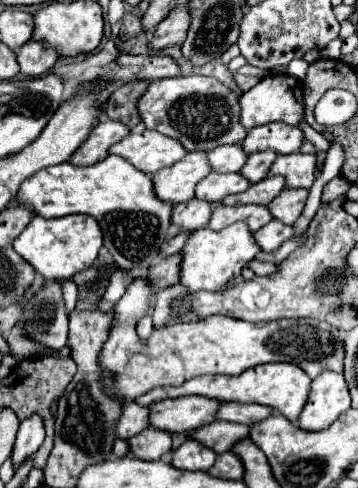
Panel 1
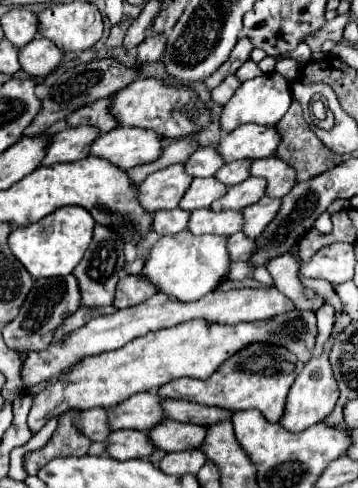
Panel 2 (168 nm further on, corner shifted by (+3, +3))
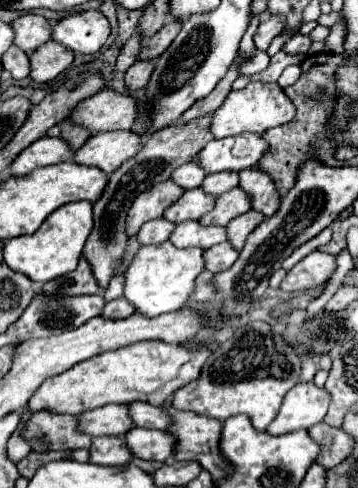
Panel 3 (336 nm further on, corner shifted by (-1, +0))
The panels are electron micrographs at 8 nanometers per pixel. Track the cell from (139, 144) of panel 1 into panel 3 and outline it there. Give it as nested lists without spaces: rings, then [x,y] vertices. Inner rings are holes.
[[[100,132],[86,140],[86,144],[76,152],[74,160],[112,174],[116,168],[120,168],[120,164],[128,162],[130,156],[136,156],[142,146],[142,136],[136,132]]]

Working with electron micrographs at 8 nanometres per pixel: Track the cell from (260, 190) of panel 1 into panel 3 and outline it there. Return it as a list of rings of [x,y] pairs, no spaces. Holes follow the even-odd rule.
[[[234,188],[234,190],[228,190],[228,192],[220,194],[216,198],[214,210],[204,214],[200,218],[200,222],[206,224],[206,226],[210,226],[210,224],[226,226],[232,218],[236,218],[236,216],[240,216],[242,212],[248,212],[248,210],[250,210],[248,194],[242,188]]]

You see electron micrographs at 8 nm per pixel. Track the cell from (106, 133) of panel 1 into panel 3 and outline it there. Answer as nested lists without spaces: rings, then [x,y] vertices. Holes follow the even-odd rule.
[[[44,136],[36,140],[30,148],[26,148],[10,166],[12,176],[24,176],[30,174],[36,168],[44,168],[50,164],[60,164],[60,162],[70,162],[76,150],[68,148],[64,140],[60,138],[50,138]]]

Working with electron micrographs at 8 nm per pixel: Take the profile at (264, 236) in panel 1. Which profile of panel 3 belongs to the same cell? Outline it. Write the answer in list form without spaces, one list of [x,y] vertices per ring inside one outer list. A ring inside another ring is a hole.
[[[222,242],[216,244],[212,248],[208,248],[204,252],[204,260],[206,260],[206,270],[210,272],[224,272],[228,268],[232,268],[232,264],[238,260],[238,250],[232,248],[232,244]]]

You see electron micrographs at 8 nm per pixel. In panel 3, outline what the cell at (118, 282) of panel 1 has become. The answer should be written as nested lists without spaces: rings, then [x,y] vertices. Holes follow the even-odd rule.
[[[172,178],[144,190],[132,202],[132,206],[128,210],[128,218],[126,218],[128,236],[136,236],[136,232],[142,228],[142,224],[146,224],[148,220],[160,218],[164,214],[164,210],[170,208],[170,204],[180,200],[182,194],[184,194],[184,190],[178,188]]]

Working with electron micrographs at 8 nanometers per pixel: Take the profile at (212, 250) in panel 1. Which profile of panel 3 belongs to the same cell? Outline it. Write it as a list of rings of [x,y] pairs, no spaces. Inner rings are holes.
[[[164,242],[158,246],[142,246],[128,270],[124,272],[124,298],[146,316],[176,312],[190,300],[196,288],[196,278],[204,270],[204,248],[176,248],[172,242]]]

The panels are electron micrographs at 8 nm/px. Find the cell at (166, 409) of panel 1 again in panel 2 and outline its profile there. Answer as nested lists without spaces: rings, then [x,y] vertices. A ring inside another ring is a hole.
[[[136,393],[128,397],[128,401],[108,409],[108,427],[112,429],[136,429],[148,431],[152,425],[164,419],[160,413],[160,395],[154,393]]]

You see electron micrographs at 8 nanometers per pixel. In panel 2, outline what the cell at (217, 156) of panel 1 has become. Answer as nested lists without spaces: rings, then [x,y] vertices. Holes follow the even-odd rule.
[[[200,147],[186,161],[184,169],[192,177],[212,177],[216,169],[220,169],[220,165],[224,165],[224,161],[220,161],[220,155],[216,153],[214,147]]]

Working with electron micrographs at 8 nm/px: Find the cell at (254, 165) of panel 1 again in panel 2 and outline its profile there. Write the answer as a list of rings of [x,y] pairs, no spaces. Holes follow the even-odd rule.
[[[234,161],[234,163],[228,163],[228,165],[222,165],[214,179],[218,179],[220,183],[224,183],[226,187],[232,187],[244,179],[248,179],[248,165],[252,161]]]

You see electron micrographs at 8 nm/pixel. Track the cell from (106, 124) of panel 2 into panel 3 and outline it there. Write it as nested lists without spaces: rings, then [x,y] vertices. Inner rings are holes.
[[[64,120],[64,122],[56,124],[56,126],[52,126],[46,134],[64,138],[74,150],[80,148],[80,144],[84,144],[84,140],[88,140],[88,138],[92,136],[92,132],[88,132],[82,124],[76,124],[76,122],[72,122],[72,120]]]

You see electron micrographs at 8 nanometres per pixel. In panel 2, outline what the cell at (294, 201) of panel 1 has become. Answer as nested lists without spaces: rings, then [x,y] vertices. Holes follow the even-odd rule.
[[[262,197],[254,205],[248,205],[246,209],[242,209],[242,215],[244,215],[242,233],[246,237],[256,239],[268,225],[268,221],[272,221],[272,217],[276,217],[278,209],[280,209],[280,201],[270,199],[270,197]]]

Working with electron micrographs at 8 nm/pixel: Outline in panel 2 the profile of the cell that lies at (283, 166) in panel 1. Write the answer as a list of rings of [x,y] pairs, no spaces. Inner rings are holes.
[[[264,157],[260,161],[252,161],[248,171],[252,177],[266,179],[266,195],[274,199],[284,197],[296,185],[296,173],[292,173],[292,167],[284,165],[284,161],[276,157]]]

